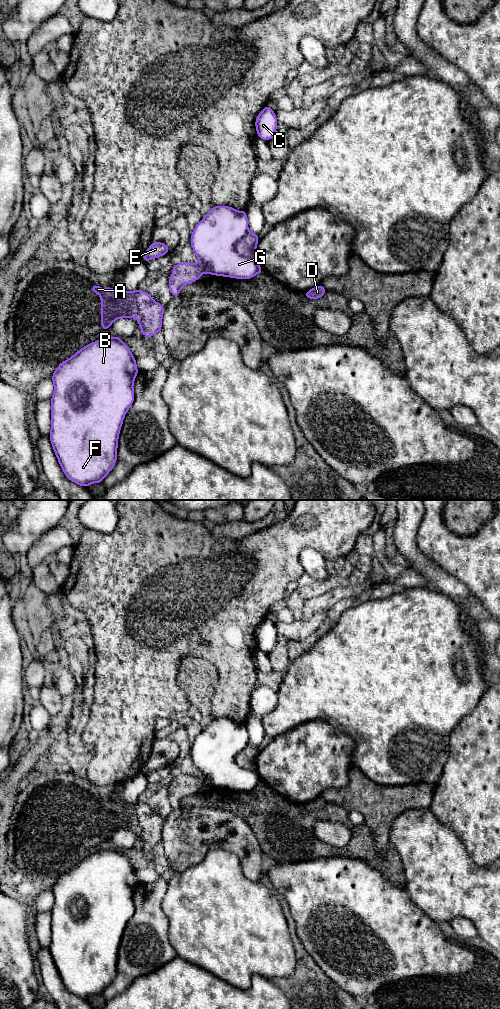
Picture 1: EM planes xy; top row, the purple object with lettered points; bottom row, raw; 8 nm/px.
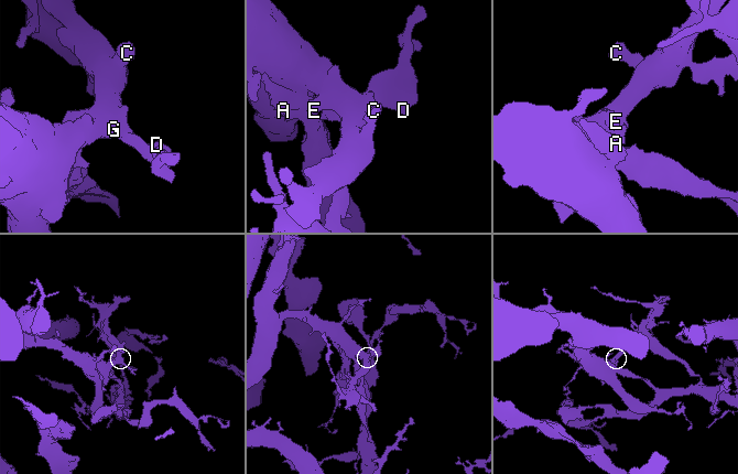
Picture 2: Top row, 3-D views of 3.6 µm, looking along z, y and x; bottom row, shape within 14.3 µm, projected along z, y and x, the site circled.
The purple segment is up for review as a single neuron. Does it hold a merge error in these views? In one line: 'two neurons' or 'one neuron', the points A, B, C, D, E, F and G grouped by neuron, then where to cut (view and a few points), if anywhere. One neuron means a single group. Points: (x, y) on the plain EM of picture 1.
two neurons | A D / B C E F G | xy (248, 743), (236, 756), (236, 762), (242, 767), (255, 771)

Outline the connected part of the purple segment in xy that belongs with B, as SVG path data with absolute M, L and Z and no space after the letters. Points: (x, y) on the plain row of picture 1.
M112 848L102 850L95 854L89 855L82 859L78 864L74 865L69 871L62 873L55 881L52 889L50 890L54 896L54 904L51 909L51 942L49 950L54 962L54 965L58 971L61 981L65 988L73 995L76 995L82 999L87 1000L93 995L102 995L107 986L111 984L117 973L117 960L120 942L123 936L124 929L129 920L135 912L135 906L133 901L133 895L139 882L136 877L136 870L130 863L130 860L125 856L121 850Z

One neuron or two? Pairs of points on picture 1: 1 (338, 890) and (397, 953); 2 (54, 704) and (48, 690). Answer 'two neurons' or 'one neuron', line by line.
1: one neuron
2: one neuron

